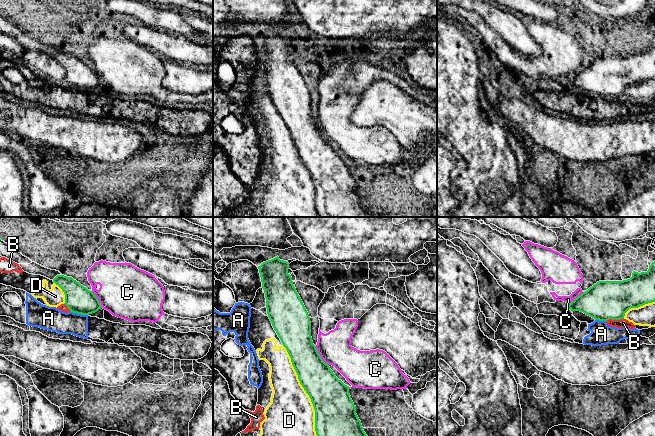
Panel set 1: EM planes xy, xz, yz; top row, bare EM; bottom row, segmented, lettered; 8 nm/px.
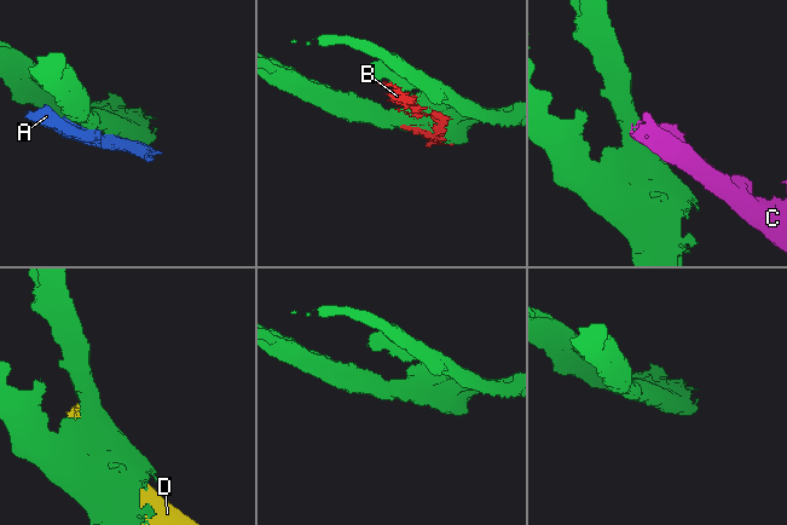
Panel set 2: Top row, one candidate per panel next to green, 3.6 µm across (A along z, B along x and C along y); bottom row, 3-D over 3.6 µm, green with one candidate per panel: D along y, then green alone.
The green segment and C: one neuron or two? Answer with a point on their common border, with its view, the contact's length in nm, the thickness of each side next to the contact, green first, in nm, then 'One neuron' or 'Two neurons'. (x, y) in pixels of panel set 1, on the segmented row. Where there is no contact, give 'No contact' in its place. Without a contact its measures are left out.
Touches green at xz (320, 356). Shared border 190 nm. Thickness 280 nm (green) against 260 nm. Two neurons

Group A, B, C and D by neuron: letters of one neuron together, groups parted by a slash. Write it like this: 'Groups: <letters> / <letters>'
Groups: A / B D / C

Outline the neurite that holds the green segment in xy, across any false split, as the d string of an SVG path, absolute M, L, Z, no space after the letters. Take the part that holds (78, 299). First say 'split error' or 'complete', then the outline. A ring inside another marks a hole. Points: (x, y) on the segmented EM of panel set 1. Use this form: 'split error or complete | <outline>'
complete | M57 275L53 279L53 282L64 292L64 304L68 307L70 312L89 315L102 308L95 294L72 277Z

